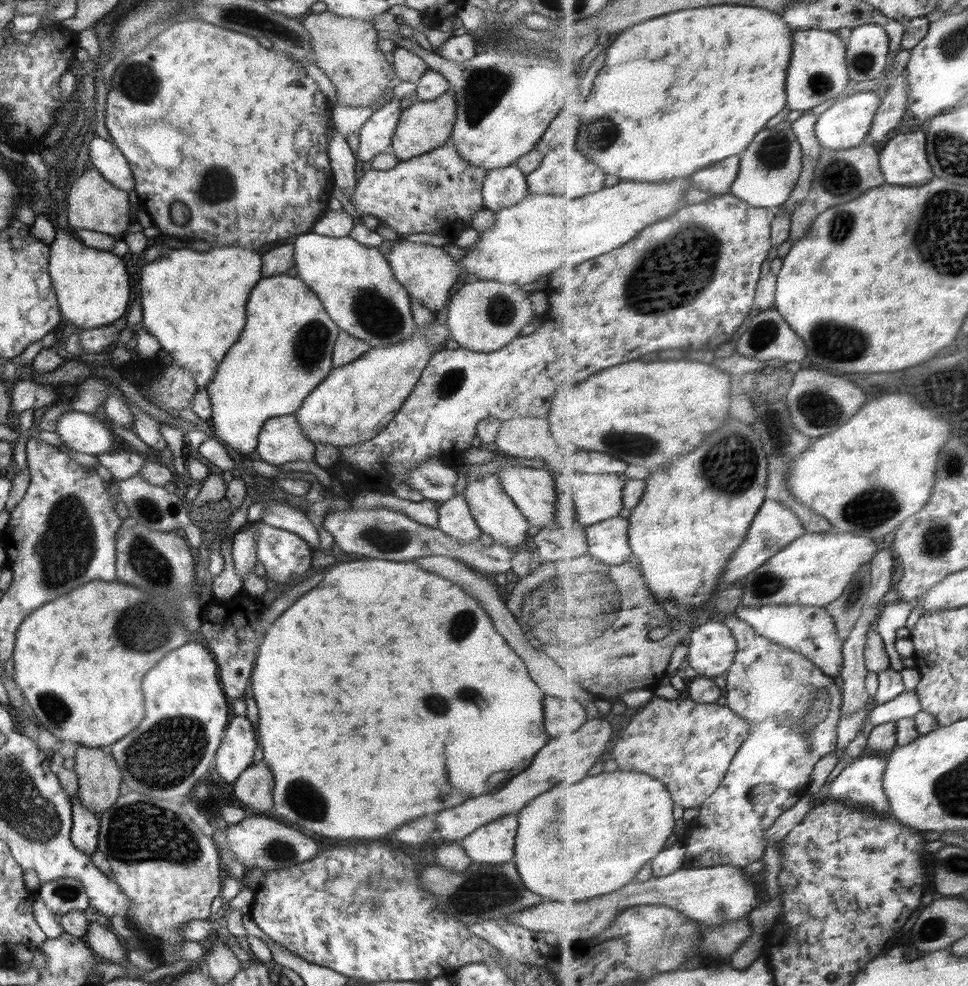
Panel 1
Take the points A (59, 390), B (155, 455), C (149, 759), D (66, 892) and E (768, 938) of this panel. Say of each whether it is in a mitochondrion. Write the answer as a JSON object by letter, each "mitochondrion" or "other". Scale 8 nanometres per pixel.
{"A":"other","B":"other","C":"mitochondrion","D":"mitochondrion","E":"other"}

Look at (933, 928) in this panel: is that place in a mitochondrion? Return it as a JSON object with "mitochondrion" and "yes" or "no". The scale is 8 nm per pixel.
{"mitochondrion":"yes"}

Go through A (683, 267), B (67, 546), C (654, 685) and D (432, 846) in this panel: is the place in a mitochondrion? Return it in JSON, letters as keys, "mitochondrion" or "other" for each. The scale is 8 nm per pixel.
{"A":"mitochondrion","B":"mitochondrion","C":"other","D":"other"}

